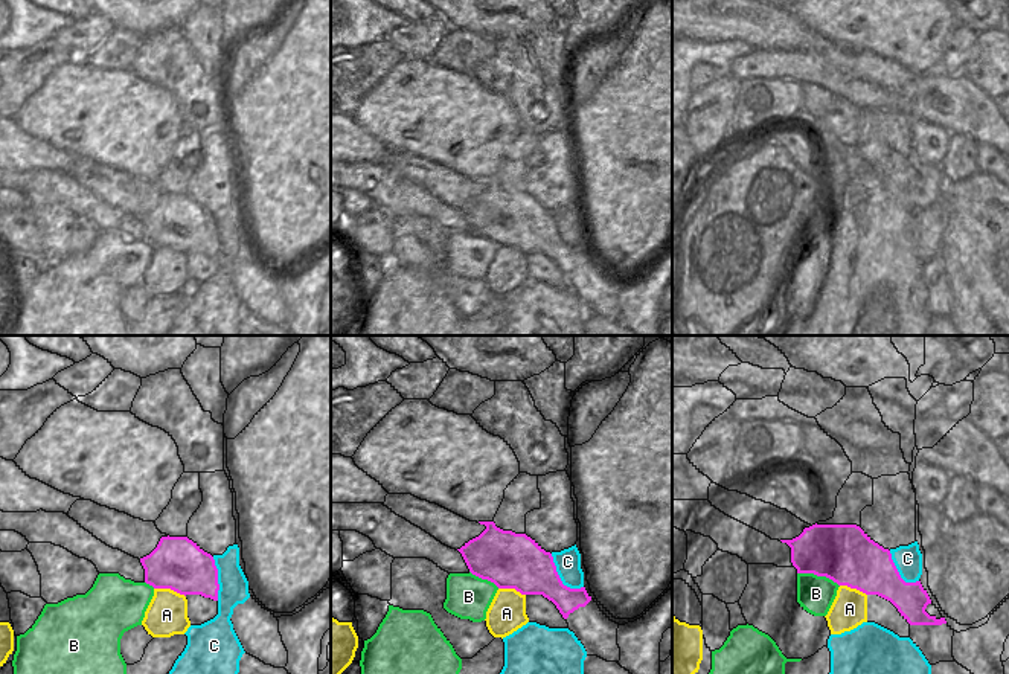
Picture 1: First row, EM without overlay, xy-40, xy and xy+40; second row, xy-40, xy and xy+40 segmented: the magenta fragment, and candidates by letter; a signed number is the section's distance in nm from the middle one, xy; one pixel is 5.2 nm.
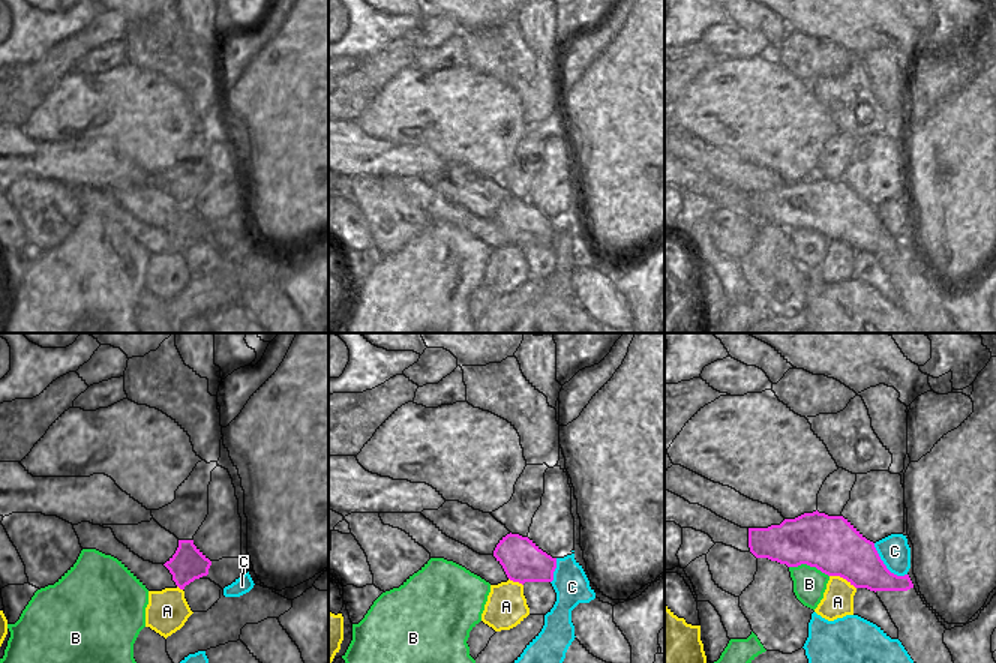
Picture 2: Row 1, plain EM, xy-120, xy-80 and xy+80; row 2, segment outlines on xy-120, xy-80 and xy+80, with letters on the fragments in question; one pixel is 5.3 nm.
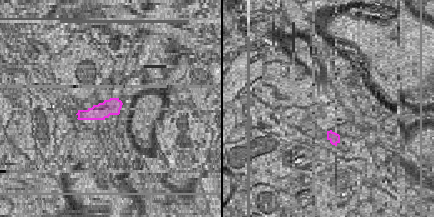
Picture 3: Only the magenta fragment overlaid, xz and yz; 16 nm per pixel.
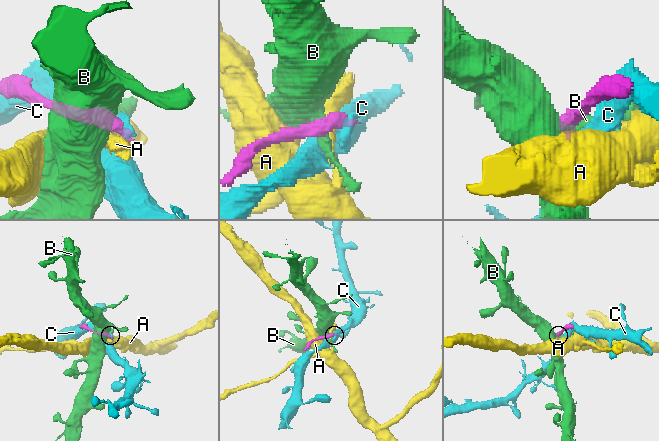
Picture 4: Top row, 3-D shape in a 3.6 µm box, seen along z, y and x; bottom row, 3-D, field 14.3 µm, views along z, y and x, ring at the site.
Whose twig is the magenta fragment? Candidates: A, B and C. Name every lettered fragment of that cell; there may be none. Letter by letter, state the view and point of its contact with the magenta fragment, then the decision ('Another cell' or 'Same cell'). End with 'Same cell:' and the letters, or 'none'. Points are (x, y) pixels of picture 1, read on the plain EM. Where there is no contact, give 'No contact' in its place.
A: Touches magenta at xy-40 (169, 246). Another cell
B: Touches magenta at xy+40 (819, 234). Another cell
C: Touches magenta at xy (560, 237). Another cell
Same cell: none.

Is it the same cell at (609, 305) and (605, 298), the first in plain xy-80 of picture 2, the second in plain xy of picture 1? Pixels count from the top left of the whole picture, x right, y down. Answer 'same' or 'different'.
same

